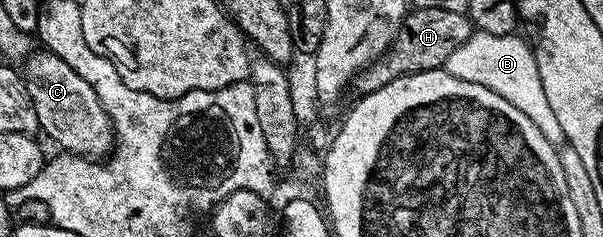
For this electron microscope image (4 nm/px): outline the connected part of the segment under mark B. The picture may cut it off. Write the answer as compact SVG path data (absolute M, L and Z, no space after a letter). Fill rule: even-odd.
M475 31L468 43L460 43L452 55L448 55L444 66L448 75L456 75L456 79L464 79L468 83L480 83L480 87L488 87L500 95L500 99L508 99L512 107L520 107L536 127L540 127L540 135L555 146L566 141L564 131L556 115L544 96L544 87L540 83L540 71L536 67L534 50L525 36L518 37L514 33L508 35L488 35Z

